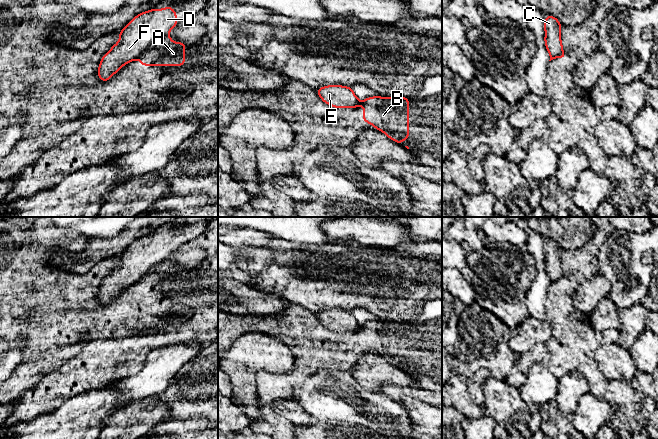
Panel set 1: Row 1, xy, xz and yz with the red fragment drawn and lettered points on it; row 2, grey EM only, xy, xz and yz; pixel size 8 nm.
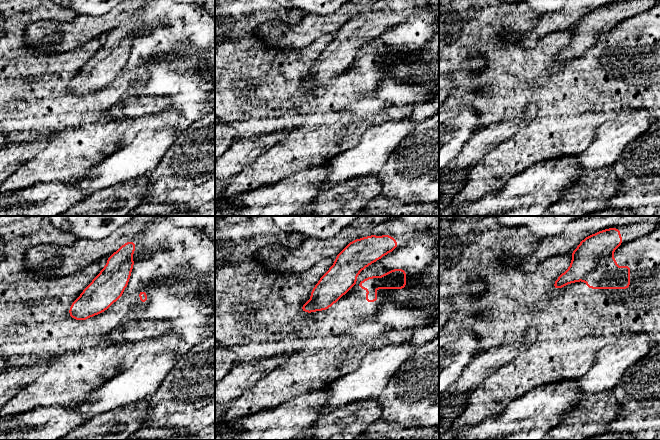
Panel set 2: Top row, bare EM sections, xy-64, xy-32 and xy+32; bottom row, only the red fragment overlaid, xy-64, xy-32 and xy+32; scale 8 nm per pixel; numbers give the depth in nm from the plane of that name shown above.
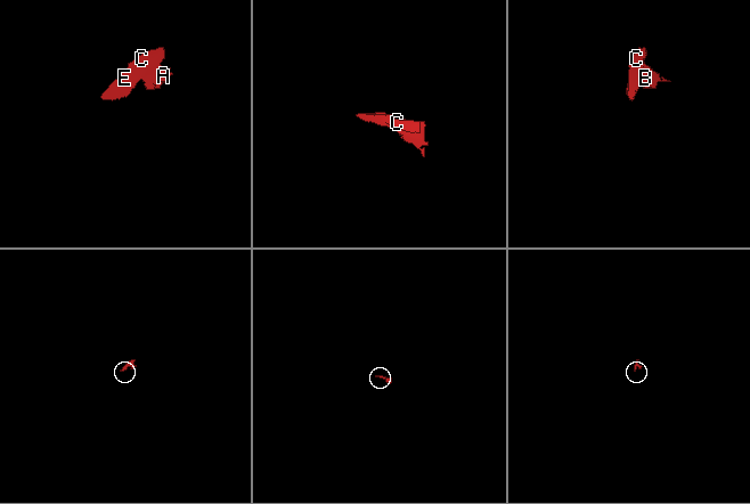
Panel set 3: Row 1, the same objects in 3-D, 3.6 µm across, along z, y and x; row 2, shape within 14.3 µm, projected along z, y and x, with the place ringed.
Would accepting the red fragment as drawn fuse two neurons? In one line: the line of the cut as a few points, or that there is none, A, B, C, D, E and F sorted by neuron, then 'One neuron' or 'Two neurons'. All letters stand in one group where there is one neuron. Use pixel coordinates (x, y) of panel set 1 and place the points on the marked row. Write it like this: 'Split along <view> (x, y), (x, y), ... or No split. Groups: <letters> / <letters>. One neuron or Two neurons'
Split along xy (168, 33), (153, 42), (134, 59). Groups: A B / C D E F. Two neurons

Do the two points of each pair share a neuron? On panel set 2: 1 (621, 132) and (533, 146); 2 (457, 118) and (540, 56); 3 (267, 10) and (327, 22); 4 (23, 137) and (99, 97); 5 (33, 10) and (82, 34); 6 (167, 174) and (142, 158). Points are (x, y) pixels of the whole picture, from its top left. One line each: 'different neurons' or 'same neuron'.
1: different neurons
2: different neurons
3: different neurons
4: same neuron
5: different neurons
6: different neurons

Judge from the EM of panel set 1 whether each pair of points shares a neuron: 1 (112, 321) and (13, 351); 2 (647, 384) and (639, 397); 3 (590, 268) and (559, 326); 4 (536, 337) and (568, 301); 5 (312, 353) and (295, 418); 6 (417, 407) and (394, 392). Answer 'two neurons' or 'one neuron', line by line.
1: two neurons
2: two neurons
3: one neuron
4: two neurons
5: two neurons
6: two neurons

